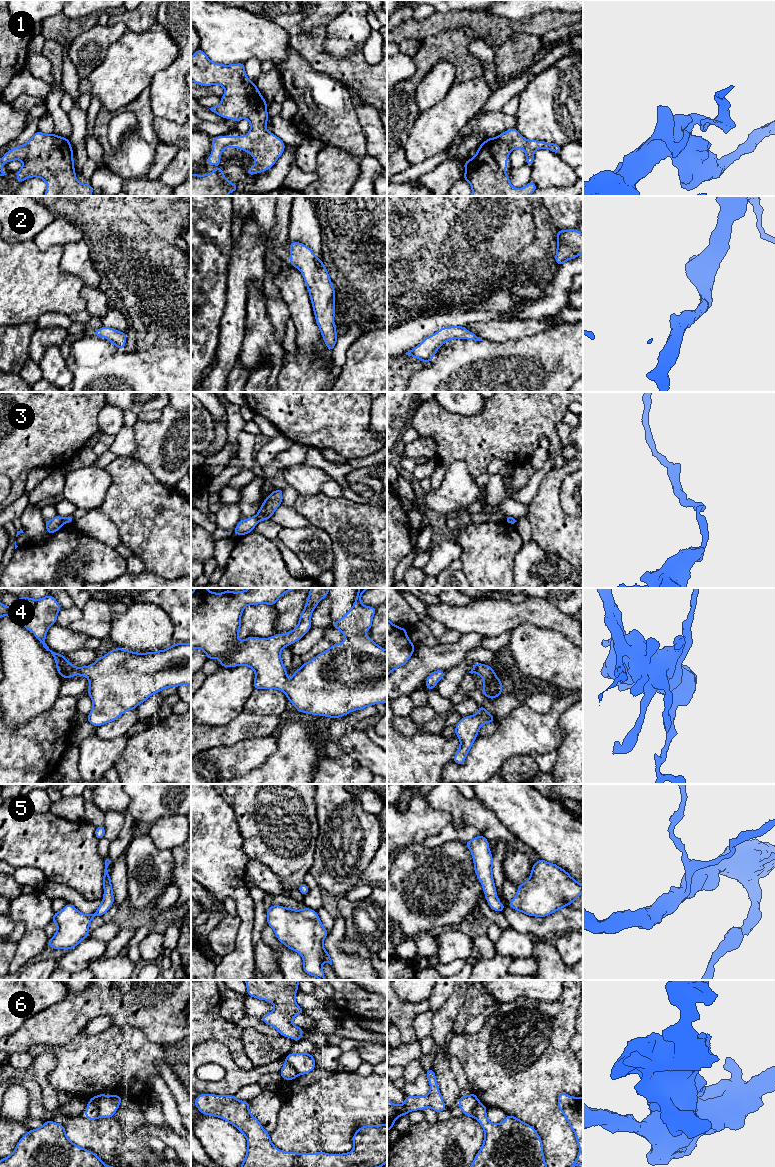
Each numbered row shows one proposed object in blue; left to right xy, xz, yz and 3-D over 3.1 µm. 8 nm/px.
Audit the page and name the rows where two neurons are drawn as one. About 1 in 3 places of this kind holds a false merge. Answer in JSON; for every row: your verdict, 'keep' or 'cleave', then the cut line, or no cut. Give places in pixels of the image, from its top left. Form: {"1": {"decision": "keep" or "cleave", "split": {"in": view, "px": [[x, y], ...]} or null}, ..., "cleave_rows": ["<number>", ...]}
{"1": {"decision": "keep", "split": null}, "2": {"decision": "keep", "split": null}, "3": {"decision": "cleave", "split": {"in": "xz", "px": [[256, 515], [260, 520]]}}, "4": {"decision": "keep", "split": null}, "5": {"decision": "keep", "split": null}, "6": {"decision": "cleave", "split": {"in": "xy", "px": [[90, 1099], [96, 1106], [99, 1117]]}}, "cleave_rows": ["3", "6"]}

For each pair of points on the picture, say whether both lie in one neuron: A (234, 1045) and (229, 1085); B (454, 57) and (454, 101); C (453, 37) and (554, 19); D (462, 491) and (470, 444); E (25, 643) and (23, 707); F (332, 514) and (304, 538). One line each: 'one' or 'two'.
A: two
B: two
C: two
D: two
E: one
F: two

